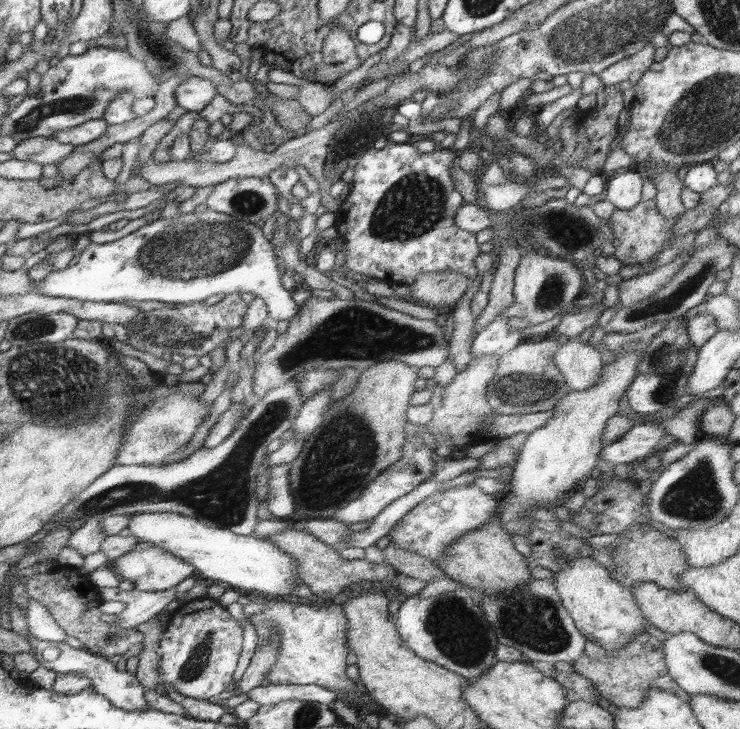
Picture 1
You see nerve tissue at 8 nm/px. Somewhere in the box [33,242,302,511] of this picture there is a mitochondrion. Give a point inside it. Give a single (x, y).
(168, 332)

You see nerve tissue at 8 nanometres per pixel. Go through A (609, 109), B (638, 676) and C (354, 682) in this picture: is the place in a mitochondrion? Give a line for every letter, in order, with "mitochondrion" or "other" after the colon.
A: other
B: other
C: other

